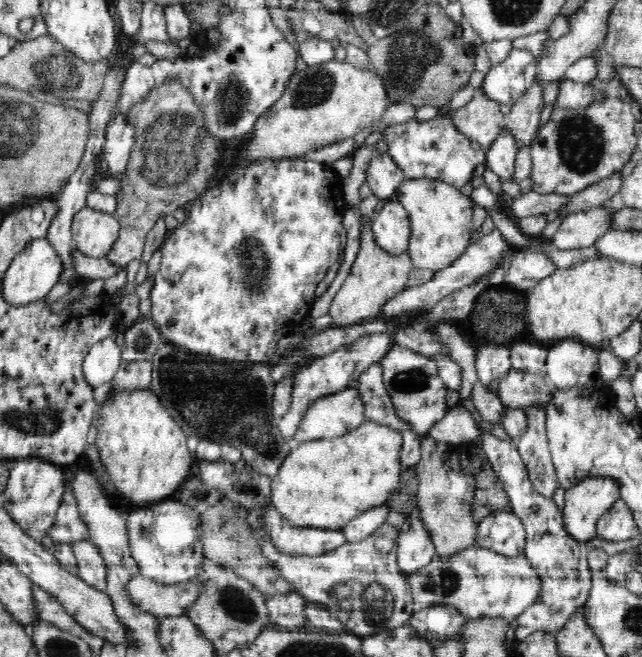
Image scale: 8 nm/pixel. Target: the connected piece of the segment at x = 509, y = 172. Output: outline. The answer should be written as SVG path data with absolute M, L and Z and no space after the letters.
M504 126L501 135L493 140L493 144L487 150L484 162L486 168L502 180L514 180L516 150L516 139L510 136L508 128Z

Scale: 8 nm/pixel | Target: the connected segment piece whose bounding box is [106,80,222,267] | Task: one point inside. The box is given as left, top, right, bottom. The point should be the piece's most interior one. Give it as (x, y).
(173, 157)

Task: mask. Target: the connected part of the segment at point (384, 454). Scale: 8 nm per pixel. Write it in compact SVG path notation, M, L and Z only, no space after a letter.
M365 420L359 428L332 439L312 440L293 445L271 484L271 504L290 524L300 528L343 529L358 516L380 505L390 504L399 488L402 434L388 426Z

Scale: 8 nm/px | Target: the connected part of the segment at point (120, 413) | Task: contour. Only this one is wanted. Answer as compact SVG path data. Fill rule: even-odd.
M151 388L109 393L97 414L92 427L92 438L95 440L96 448L99 449L98 460L122 496L128 498L135 507L158 503L162 498L168 500L168 496L173 496L190 474L191 462L198 459L188 450L188 435L178 426L174 418L170 417L158 399L158 394L152 392Z

